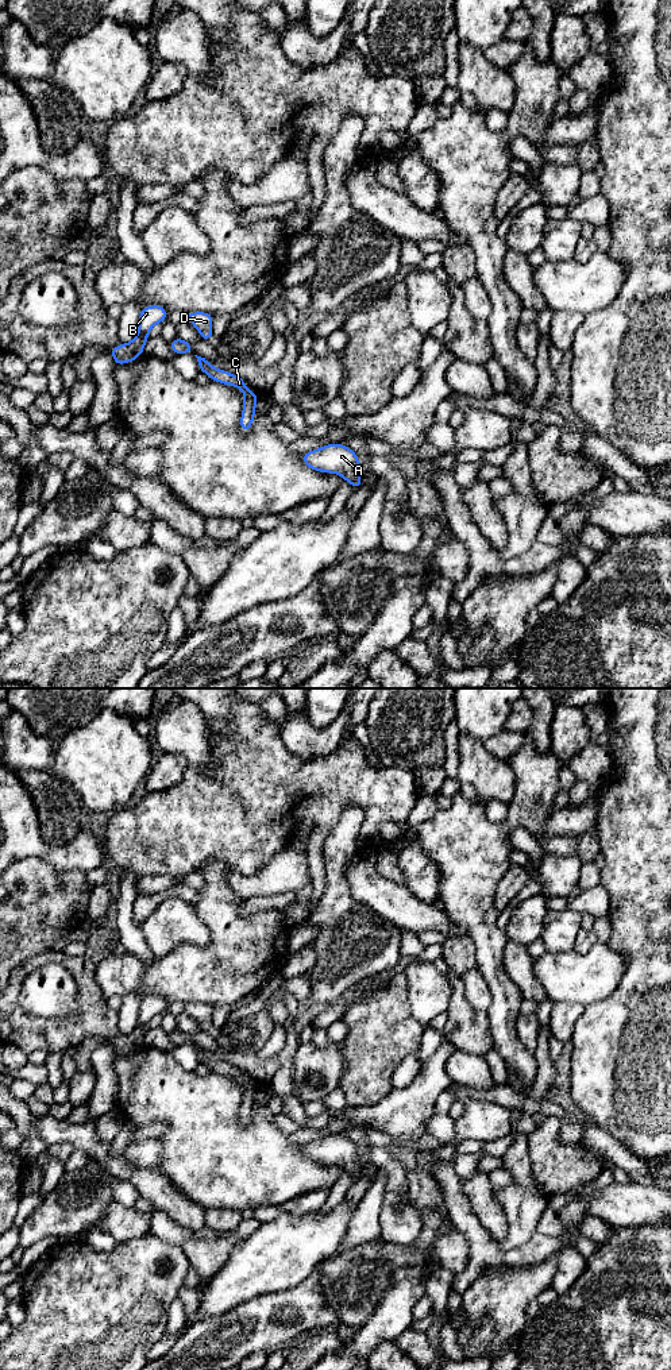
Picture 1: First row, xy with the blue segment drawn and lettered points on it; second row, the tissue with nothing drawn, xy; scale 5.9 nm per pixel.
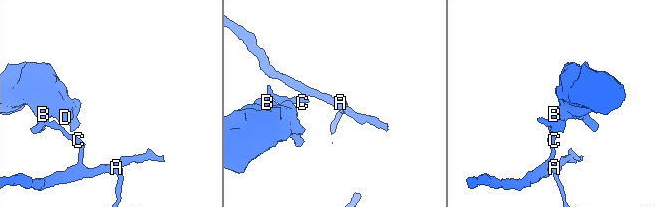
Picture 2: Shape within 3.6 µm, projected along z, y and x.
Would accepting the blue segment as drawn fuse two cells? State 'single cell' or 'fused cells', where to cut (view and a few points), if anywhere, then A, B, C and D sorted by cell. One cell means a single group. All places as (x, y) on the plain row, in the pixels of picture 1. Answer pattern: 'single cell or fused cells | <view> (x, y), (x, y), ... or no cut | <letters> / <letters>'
fused cells | xy (147, 1025), (137, 1029) | A C / B D

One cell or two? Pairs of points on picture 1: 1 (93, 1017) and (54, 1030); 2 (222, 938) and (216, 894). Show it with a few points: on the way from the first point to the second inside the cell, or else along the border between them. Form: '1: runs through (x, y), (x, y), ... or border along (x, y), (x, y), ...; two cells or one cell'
1: runs through (84, 1023), (74, 1030), (64, 1030); one cell
2: runs through (222, 927), (222, 914), (218, 905); one cell

